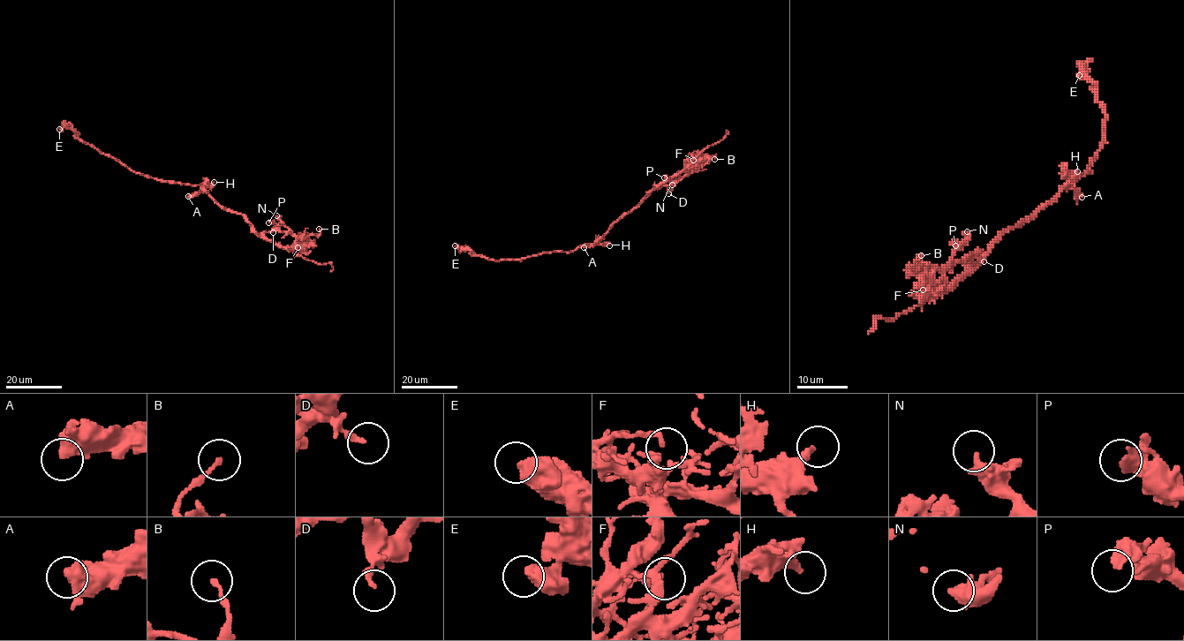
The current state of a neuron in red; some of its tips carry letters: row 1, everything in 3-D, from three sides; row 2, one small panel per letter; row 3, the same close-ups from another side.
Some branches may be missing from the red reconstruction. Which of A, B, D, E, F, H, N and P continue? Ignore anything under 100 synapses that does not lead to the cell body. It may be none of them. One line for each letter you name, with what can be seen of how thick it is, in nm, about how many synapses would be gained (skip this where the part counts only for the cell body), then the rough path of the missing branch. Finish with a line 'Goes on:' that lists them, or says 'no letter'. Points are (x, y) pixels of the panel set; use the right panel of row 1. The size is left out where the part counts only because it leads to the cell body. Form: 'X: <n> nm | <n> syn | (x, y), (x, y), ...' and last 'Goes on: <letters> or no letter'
Goes on: no letter

